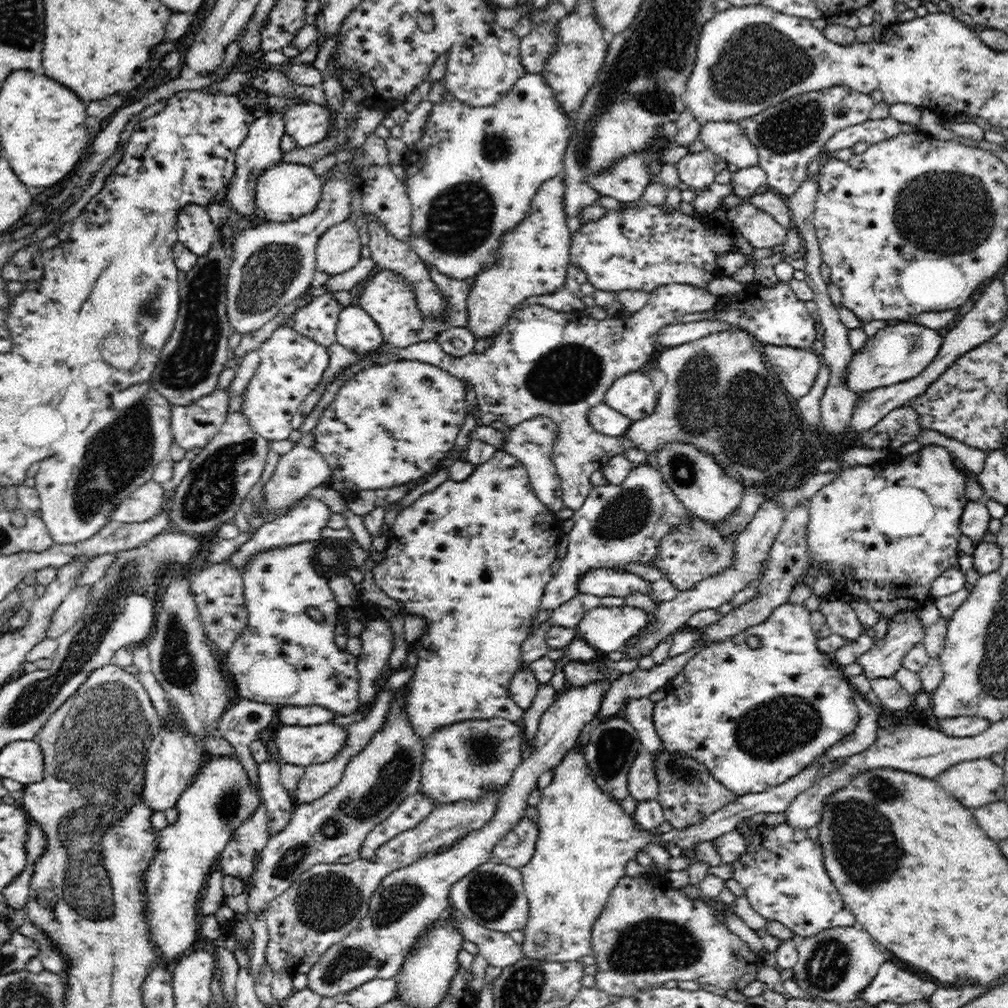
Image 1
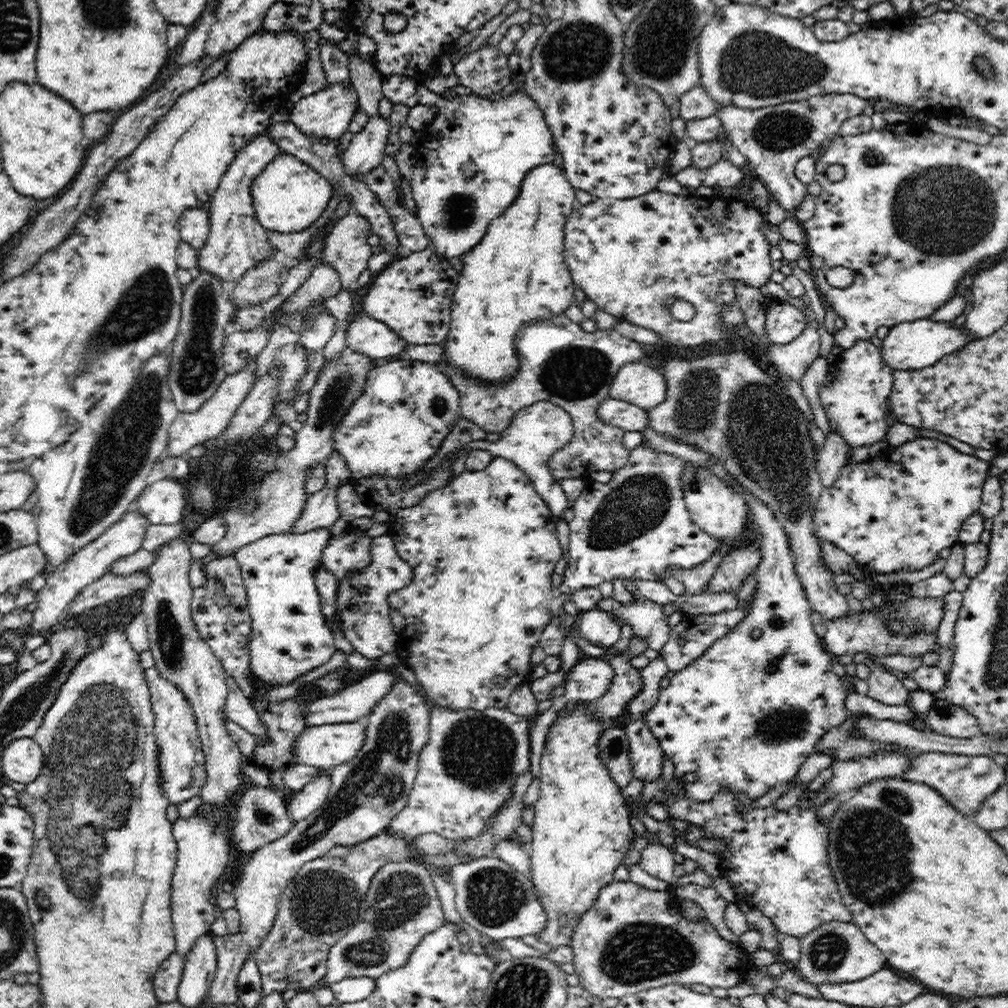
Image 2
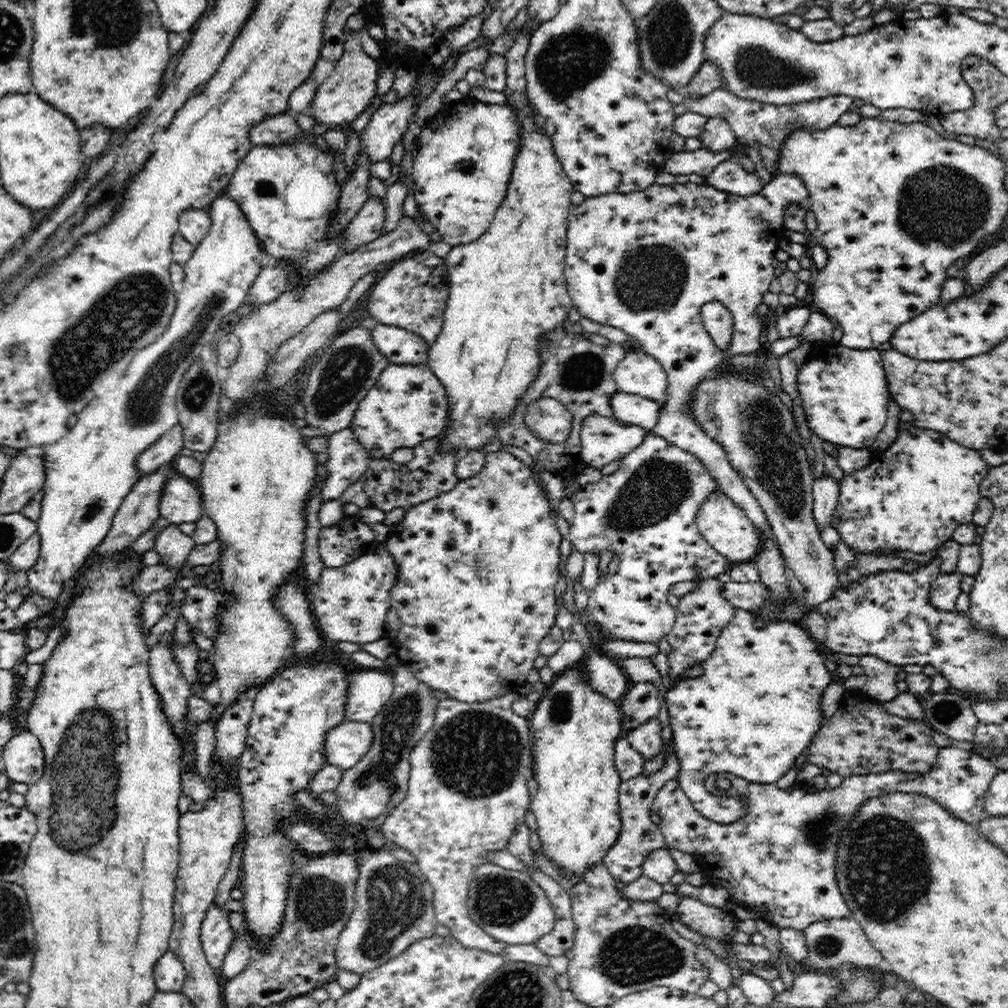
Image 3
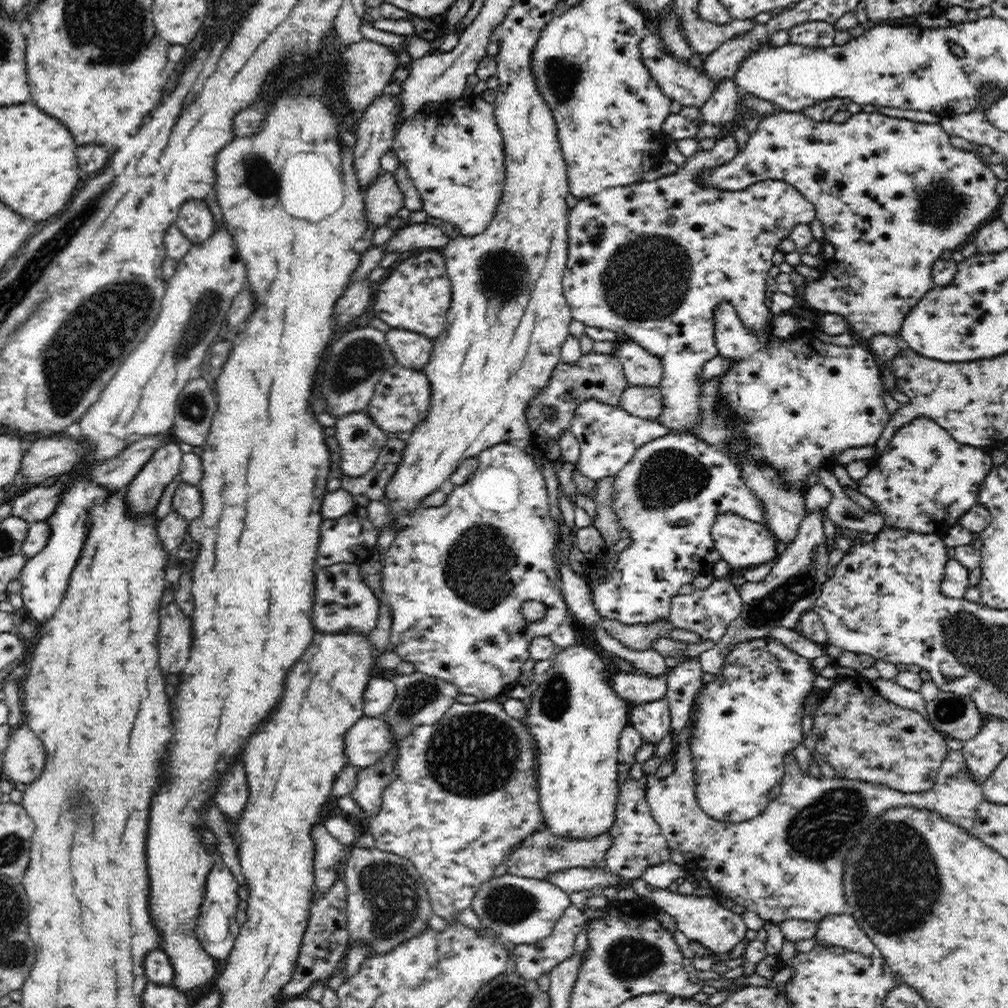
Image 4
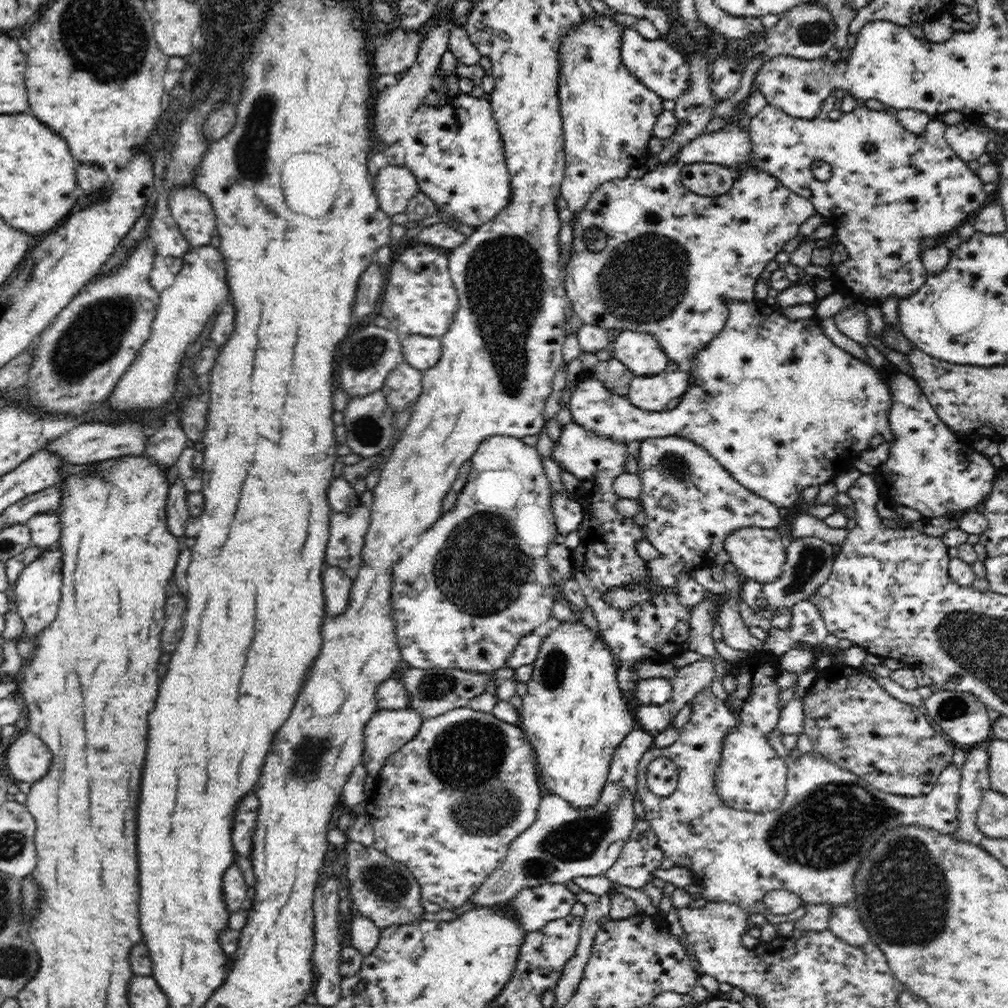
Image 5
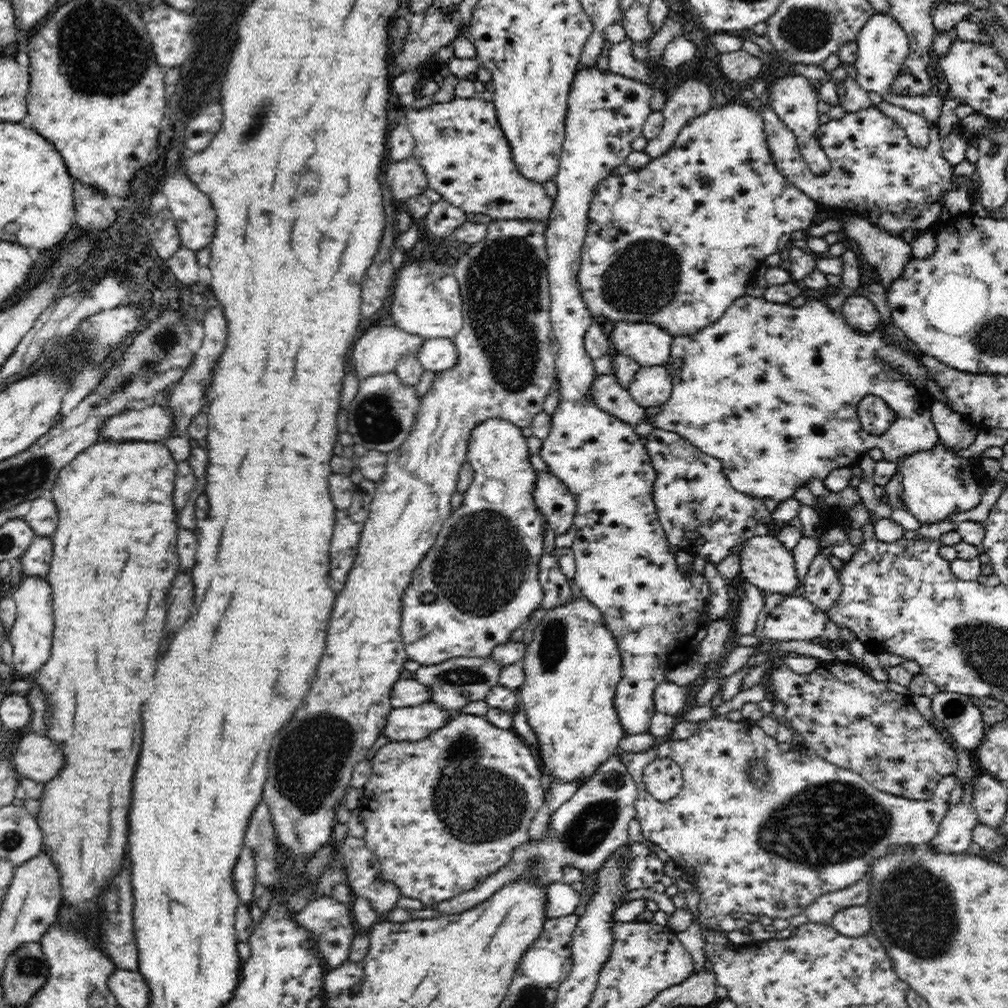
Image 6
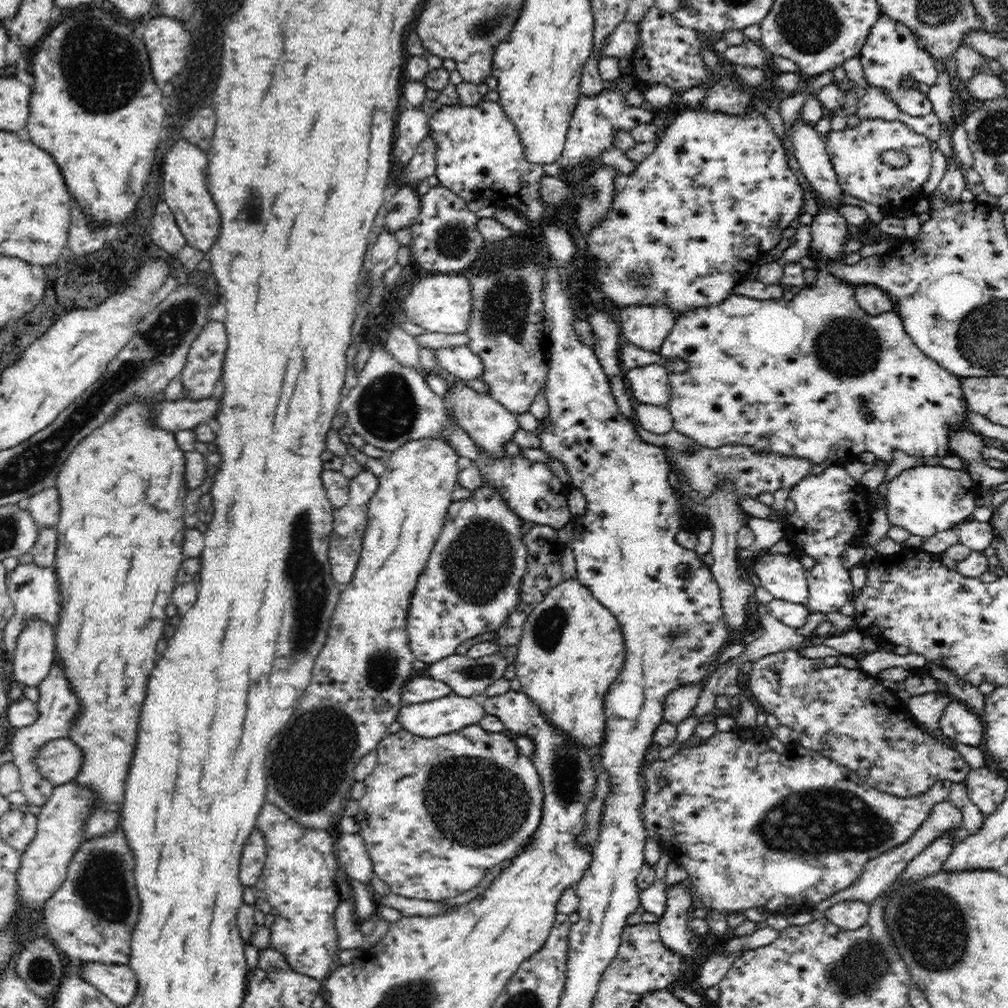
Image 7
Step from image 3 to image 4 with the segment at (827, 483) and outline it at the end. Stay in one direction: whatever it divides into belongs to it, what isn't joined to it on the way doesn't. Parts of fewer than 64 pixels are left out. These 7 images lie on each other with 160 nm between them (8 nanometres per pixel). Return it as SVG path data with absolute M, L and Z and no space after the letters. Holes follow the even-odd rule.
M818 506L818 508L812 508L807 512L806 518L800 523L799 533L796 535L794 542L791 542L786 551L776 561L775 565L770 569L770 574L760 580L757 583L744 581L742 585L737 589L742 599L742 610L738 618L734 619L734 622L730 622L726 635L714 645L710 650L702 652L700 654L700 663L702 663L702 669L705 673L716 674L720 671L720 668L724 665L725 655L730 650L734 649L734 645L737 643L760 639L768 636L772 630L776 627L784 627L790 630L796 630L797 624L800 622L800 617L813 608L816 598L820 596L822 585L829 579L829 569L826 567L828 564L828 550L826 549L826 536L824 535L824 521L826 519L825 507Z

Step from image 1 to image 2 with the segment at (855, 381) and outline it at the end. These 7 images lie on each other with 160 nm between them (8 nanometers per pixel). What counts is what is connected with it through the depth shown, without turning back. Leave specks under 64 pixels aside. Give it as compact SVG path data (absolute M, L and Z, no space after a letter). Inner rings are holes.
M928 318L889 327L881 333L881 339L880 357L893 374L894 371L922 370L936 364L943 356L966 346L970 342L970 335L966 335L962 328L956 328L954 324L940 323Z

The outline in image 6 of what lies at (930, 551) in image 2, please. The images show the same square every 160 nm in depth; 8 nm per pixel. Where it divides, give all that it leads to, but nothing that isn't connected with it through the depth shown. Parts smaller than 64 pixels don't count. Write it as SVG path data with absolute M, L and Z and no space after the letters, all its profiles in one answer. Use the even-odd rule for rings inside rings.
M865 396L859 402L857 409L864 430L874 435L880 436L892 423L896 422L896 412L878 396ZM938 438L938 442L928 450L916 450L896 460L896 475L900 476L904 492L902 500L918 520L924 524L932 524L948 518L950 514L968 512L976 508L985 492L980 483L984 472L977 458L958 456L952 446L948 446Z

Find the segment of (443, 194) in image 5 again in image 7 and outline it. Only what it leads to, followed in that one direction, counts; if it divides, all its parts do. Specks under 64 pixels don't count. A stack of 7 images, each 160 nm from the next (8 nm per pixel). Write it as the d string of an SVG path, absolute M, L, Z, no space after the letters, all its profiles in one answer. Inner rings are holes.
M482 100L476 106L444 104L434 114L424 115L426 115L426 129L428 129L426 136L432 137L436 142L434 174L436 183L464 199L466 204L473 200L489 200L496 204L497 209L514 210L527 222L528 228L542 220L548 208L541 198L542 178L545 176L543 166L526 161L514 125L498 101Z

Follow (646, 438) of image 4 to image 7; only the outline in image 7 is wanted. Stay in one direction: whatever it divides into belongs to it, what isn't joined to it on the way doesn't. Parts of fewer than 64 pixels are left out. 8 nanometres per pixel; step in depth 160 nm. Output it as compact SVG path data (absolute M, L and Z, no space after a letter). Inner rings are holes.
M824 266L817 272L816 286L807 285L794 296L782 299L760 301L756 299L728 297L723 303L700 307L686 311L675 318L670 334L662 343L660 354L664 358L684 358L688 362L688 369L678 375L670 375L672 394L666 409L673 419L673 429L691 438L700 447L720 448L721 446L742 445L762 453L776 453L784 457L796 457L810 461L812 466L830 462L830 464L844 466L848 462L858 459L860 453L874 453L878 461L888 464L894 460L894 452L902 450L908 456L943 456L952 450L948 446L948 432L955 427L968 427L966 416L967 404L960 392L960 377L952 374L940 366L932 357L924 354L921 348L908 336L904 330L902 319L894 310L870 316L862 307L856 305L855 289L846 281L833 278Z

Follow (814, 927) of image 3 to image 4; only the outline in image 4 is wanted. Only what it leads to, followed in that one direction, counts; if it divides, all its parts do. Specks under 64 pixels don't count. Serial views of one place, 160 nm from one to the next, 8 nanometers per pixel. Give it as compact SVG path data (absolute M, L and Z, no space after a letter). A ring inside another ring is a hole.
M849 911L828 915L817 921L814 939L820 946L843 948L868 958L882 957L876 945Z

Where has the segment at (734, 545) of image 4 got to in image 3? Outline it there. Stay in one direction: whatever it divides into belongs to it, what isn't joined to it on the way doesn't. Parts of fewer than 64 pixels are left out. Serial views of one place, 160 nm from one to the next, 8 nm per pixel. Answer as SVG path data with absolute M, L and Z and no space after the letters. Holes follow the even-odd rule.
M714 490L708 498L704 498L704 502L696 512L695 523L700 534L712 545L712 548L736 564L752 561L760 550L759 530L747 517L745 510L720 490Z

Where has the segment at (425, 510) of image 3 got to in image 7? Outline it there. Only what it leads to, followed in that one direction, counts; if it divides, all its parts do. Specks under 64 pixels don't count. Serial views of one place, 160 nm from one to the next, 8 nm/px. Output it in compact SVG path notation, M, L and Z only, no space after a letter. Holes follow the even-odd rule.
M454 386L445 396L445 402L453 408L455 416L458 418L459 428L464 429L468 433L468 438L472 439L472 443L478 447L478 451L482 453L482 457L490 459L503 459L506 455L506 445L513 441L514 434L520 429L517 416L504 408L494 398L478 393L468 386ZM482 474L482 484L472 491L472 496L453 501L428 562L418 576L408 606L405 632L409 637L410 651L416 660L427 665L457 654L459 646L469 640L498 632L519 605L519 588L527 573L529 553L523 539L527 533L523 527L525 520L508 506L507 500L498 492Z

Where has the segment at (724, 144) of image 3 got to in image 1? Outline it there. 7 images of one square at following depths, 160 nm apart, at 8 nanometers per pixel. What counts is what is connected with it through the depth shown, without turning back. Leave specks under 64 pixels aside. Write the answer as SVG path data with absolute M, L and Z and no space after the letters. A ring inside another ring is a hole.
M709 149L688 153L675 165L683 189L700 190L715 182L714 164L721 158Z

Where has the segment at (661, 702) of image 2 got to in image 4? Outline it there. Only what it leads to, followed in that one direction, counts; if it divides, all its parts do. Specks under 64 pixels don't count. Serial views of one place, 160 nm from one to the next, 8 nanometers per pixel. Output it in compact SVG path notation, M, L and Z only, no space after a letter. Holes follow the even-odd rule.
M725 137L720 139L710 152L697 151L692 158L686 159L684 168L679 168L674 176L662 176L656 182L642 181L640 184L632 184L632 186L602 190L591 197L579 199L578 204L571 208L569 212L569 247L568 260L563 275L563 292L569 304L571 315L574 320L579 320L585 325L605 328L617 334L626 335L627 338L638 343L644 350L660 359L663 366L663 377L658 387L663 405L660 416L656 420L660 422L661 426L668 427L670 433L676 433L677 435L692 435L695 428L702 424L703 410L700 403L700 387L704 380L701 380L701 376L704 365L719 355L714 344L714 317L712 317L714 306L720 302L730 303L736 309L740 321L750 333L761 335L767 332L774 315L771 309L764 305L766 284L770 279L768 270L774 266L772 256L774 256L776 250L779 250L778 244L792 232L792 228L800 224L810 224L816 219L816 210L812 203L800 191L796 190L796 187L786 182L768 180L746 188L746 190L724 191L716 187L710 187L702 179L704 174L708 174L708 172L712 172L712 170L716 170L716 168L720 168L720 166L724 166L724 164L733 160L738 152L738 144L736 144L734 137ZM769 635L760 639L737 643L734 645L734 649L725 655L724 665L718 673L714 674L716 678L713 682L704 684L701 687L699 694L695 697L693 705L690 708L690 738L688 738L688 749L690 749L693 766L695 767L693 772L694 785L696 785L696 798L704 813L716 821L739 823L754 818L754 816L764 810L766 804L770 802L770 799L776 792L780 778L784 776L786 757L788 754L792 754L795 748L802 745L805 739L805 734L802 731L802 719L806 714L805 705L808 702L808 696L812 696L817 691L815 682L818 675L819 672L812 667L812 660L807 660L799 656L794 650L790 650L786 645L771 638Z

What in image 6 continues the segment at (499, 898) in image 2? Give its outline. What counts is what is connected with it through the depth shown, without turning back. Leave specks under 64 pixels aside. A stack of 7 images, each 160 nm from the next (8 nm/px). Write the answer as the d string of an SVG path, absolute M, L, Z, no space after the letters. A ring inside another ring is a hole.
M563 881L546 885L544 917L562 918L574 914L582 903L581 894Z

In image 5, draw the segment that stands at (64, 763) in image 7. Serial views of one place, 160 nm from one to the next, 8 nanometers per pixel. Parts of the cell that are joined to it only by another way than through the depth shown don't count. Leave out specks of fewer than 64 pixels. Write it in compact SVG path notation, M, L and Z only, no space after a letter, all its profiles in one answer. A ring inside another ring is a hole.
M33 732L21 734L6 750L8 773L21 782L32 784L48 773L51 752Z

